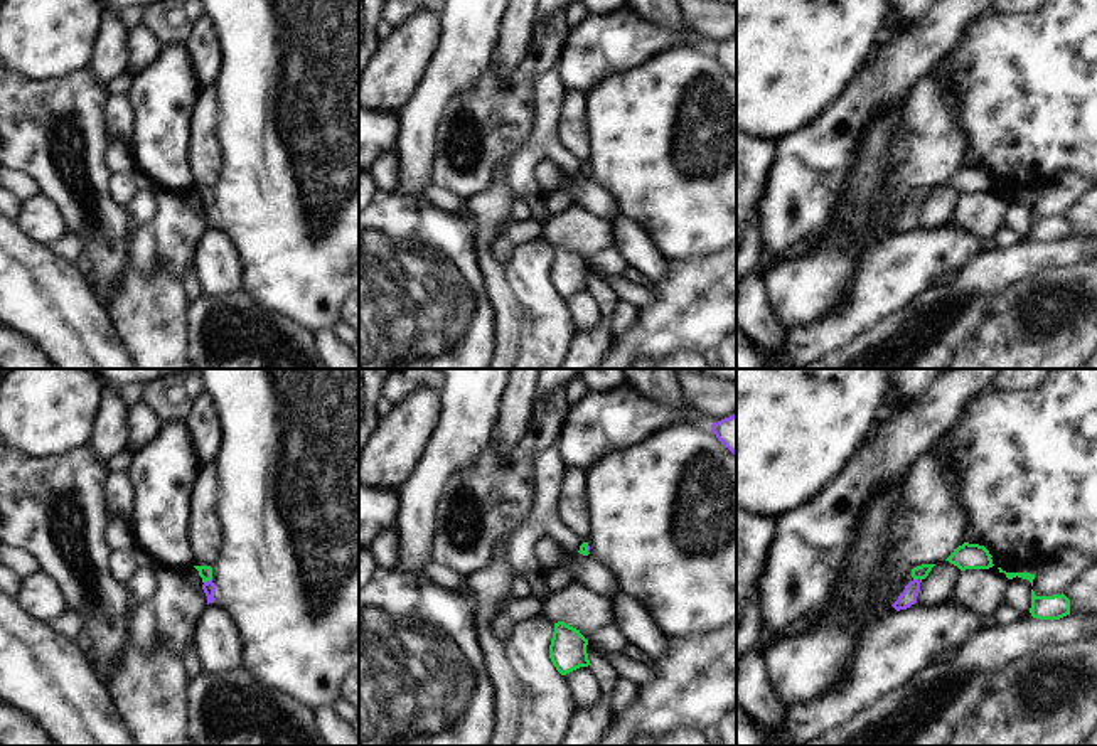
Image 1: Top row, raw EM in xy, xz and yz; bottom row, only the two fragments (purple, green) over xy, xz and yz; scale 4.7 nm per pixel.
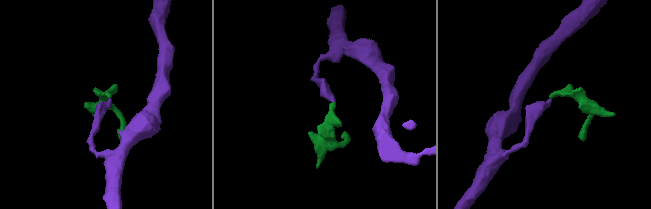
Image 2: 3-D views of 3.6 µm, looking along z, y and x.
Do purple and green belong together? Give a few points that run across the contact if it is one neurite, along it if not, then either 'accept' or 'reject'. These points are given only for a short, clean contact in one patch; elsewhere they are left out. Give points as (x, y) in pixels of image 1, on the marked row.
line xy (209, 586), (208, 581), (204, 571); accept

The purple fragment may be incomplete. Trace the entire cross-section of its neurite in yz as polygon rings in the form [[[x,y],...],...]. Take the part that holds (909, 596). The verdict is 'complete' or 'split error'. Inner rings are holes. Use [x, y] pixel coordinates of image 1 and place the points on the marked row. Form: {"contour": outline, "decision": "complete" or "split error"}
{"contour": [[[922,564],[912,569],[912,581],[905,586],[903,593],[891,605],[896,611],[907,610],[917,603],[917,596],[920,591],[920,583],[928,576],[935,564]]], "decision": "split error"}

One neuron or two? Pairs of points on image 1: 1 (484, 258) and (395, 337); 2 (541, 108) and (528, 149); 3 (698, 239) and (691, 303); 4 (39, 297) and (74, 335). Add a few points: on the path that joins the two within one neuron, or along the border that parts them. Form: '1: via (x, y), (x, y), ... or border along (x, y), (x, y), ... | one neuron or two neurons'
1: border along (474, 236), (474, 256), (489, 300) | two neurons
2: via (541, 118), (541, 135), (538, 138) | one neuron
3: border along (718, 250), (669, 261) | two neurons
4: via (49, 307), (68, 325) | one neuron

